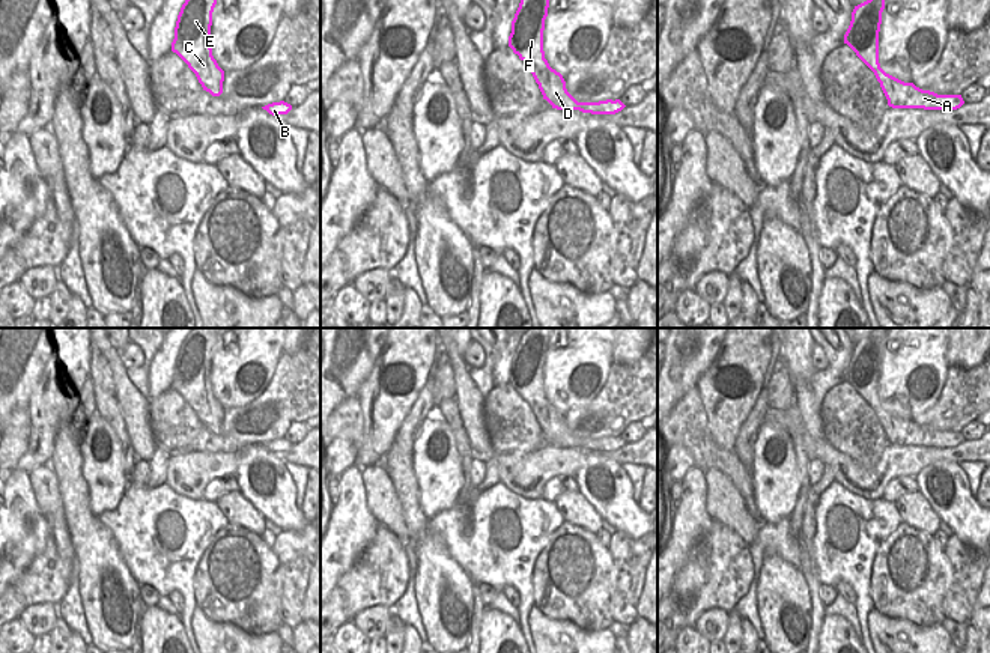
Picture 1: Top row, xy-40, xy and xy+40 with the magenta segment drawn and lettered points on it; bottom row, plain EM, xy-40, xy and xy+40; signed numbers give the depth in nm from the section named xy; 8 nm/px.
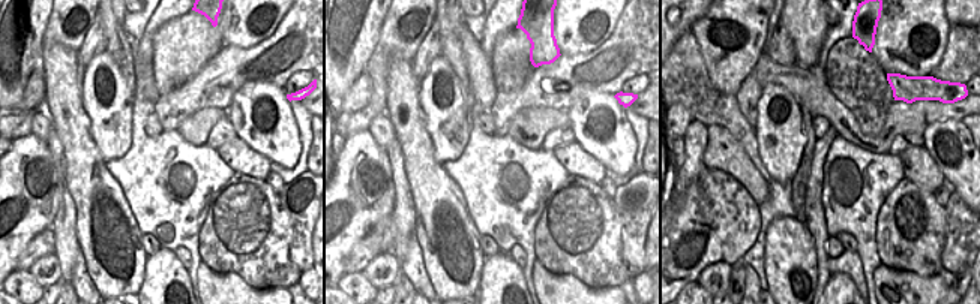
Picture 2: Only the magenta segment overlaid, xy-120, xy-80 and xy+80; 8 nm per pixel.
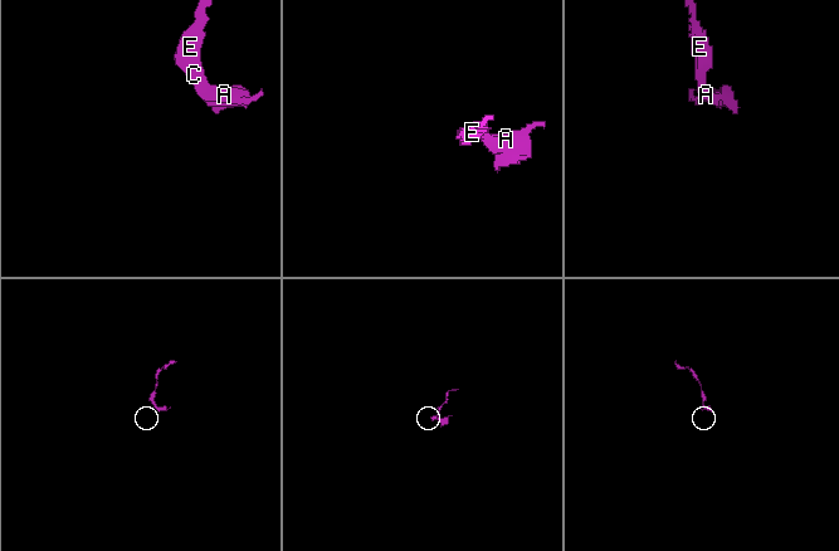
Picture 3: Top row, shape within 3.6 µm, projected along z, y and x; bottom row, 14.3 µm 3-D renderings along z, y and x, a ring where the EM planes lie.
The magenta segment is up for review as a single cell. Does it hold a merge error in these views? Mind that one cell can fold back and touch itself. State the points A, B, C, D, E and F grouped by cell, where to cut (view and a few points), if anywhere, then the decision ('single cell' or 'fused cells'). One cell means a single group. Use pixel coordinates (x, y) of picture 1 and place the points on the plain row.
A B C D E F; no cut; single cell

